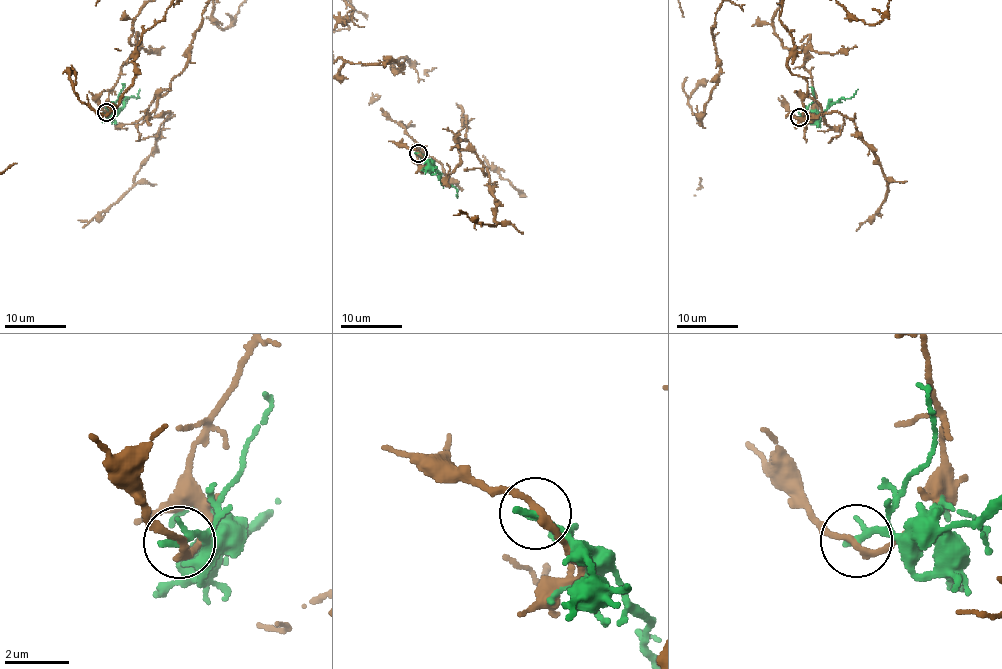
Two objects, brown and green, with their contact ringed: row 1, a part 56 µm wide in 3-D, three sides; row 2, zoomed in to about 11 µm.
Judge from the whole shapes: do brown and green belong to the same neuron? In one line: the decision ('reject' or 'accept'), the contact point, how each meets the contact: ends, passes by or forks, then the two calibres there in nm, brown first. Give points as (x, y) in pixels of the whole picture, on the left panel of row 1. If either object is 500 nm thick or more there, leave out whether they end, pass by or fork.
reject; at (106, 112); brown passes by; green ends there; 200 nm thick on the brown side, 280 nm on the other

